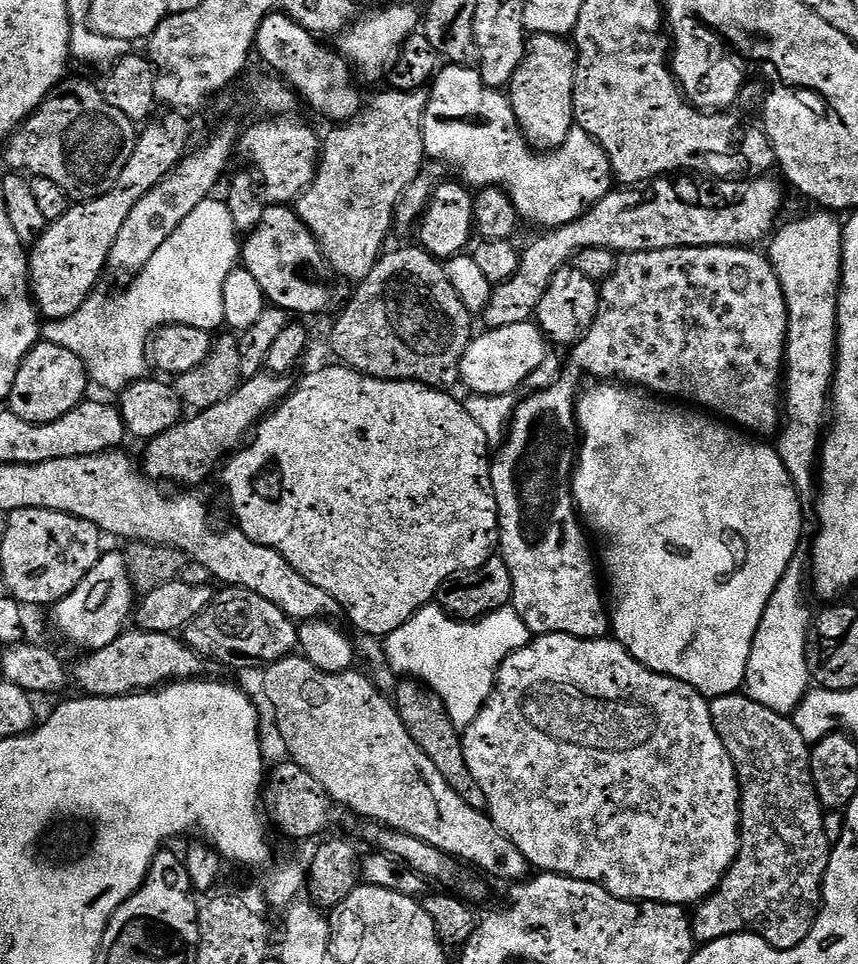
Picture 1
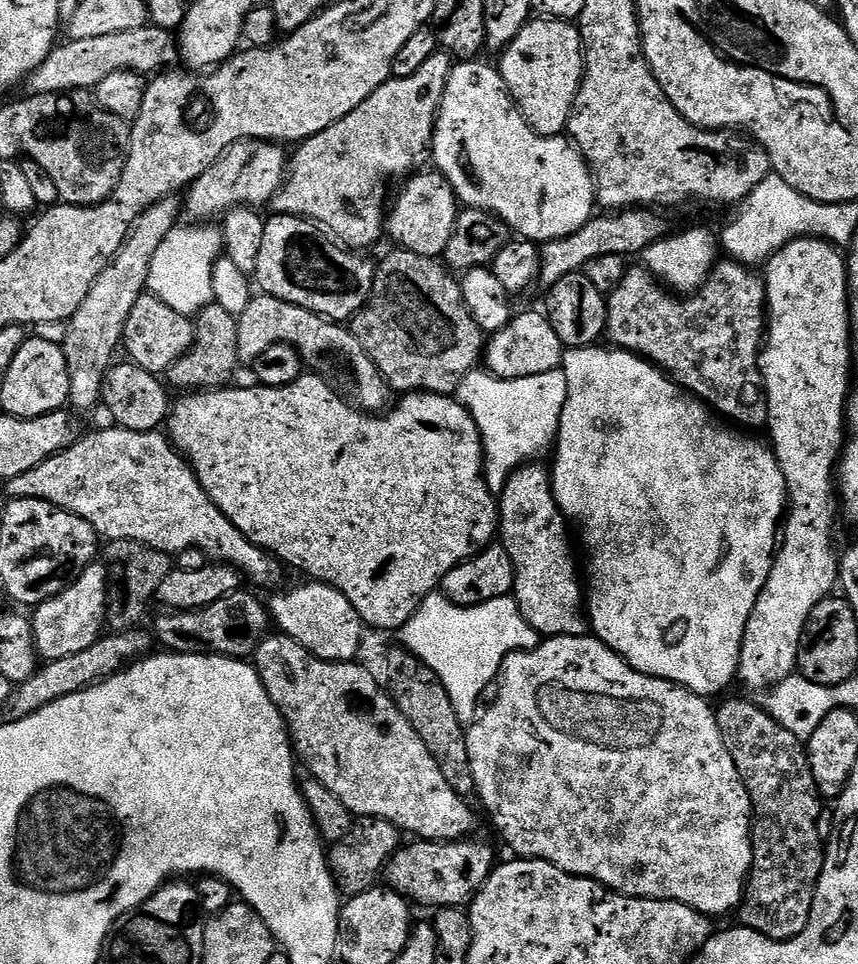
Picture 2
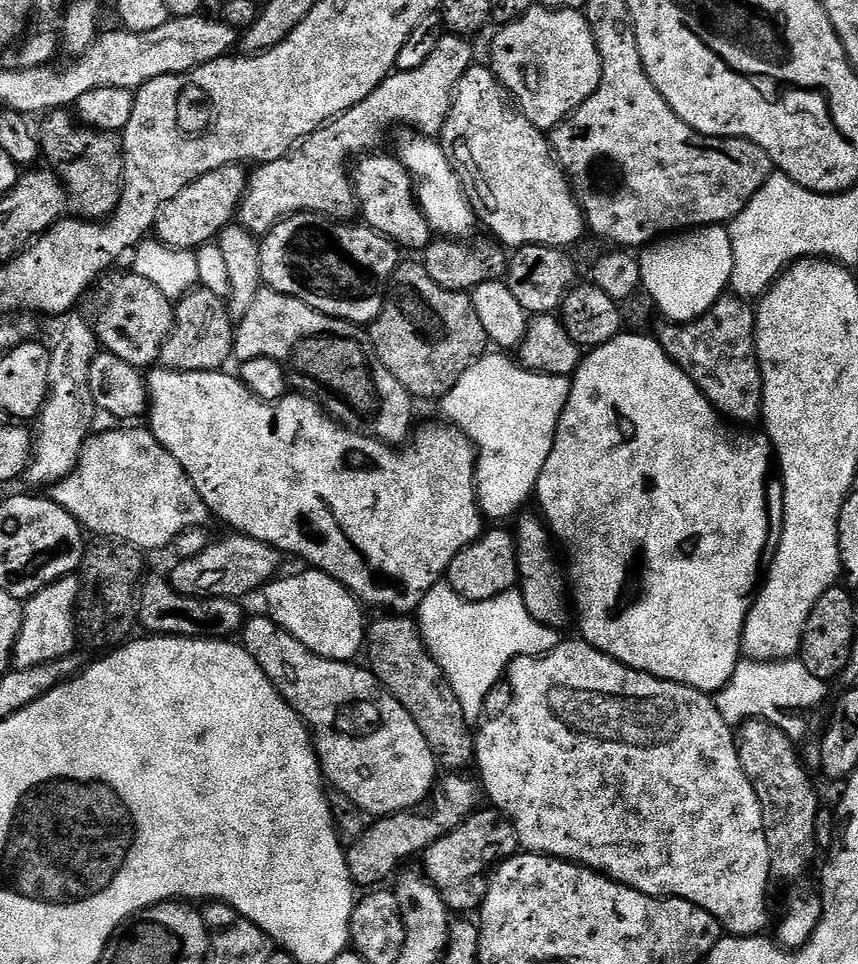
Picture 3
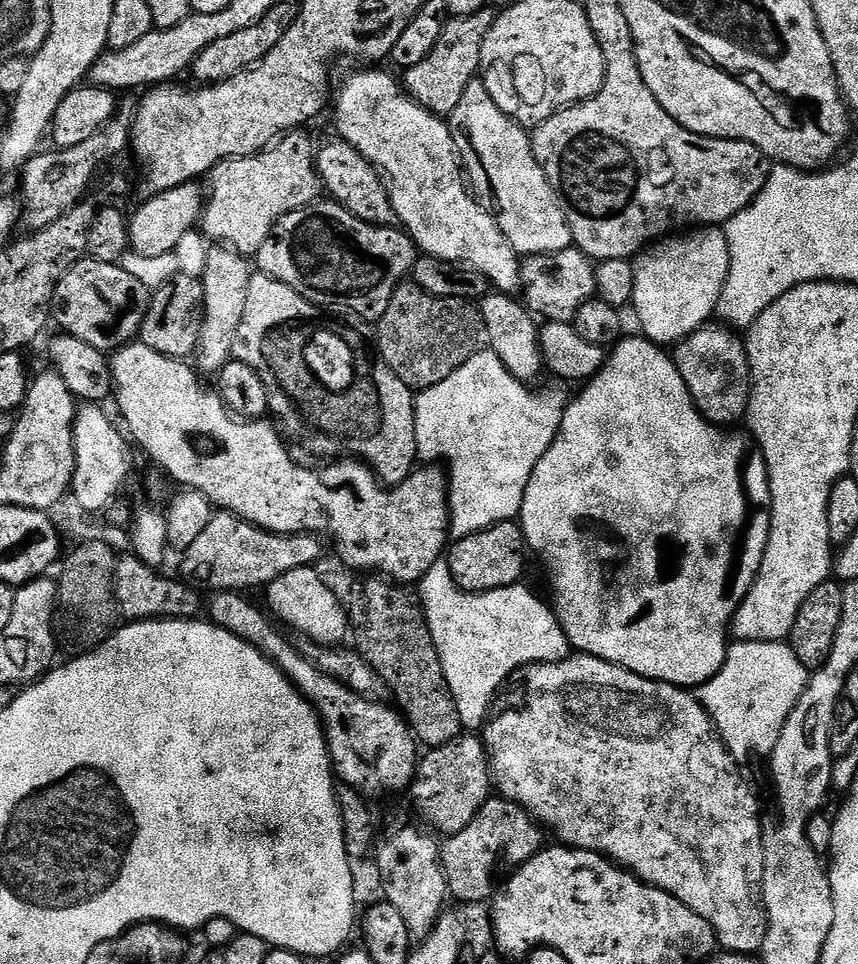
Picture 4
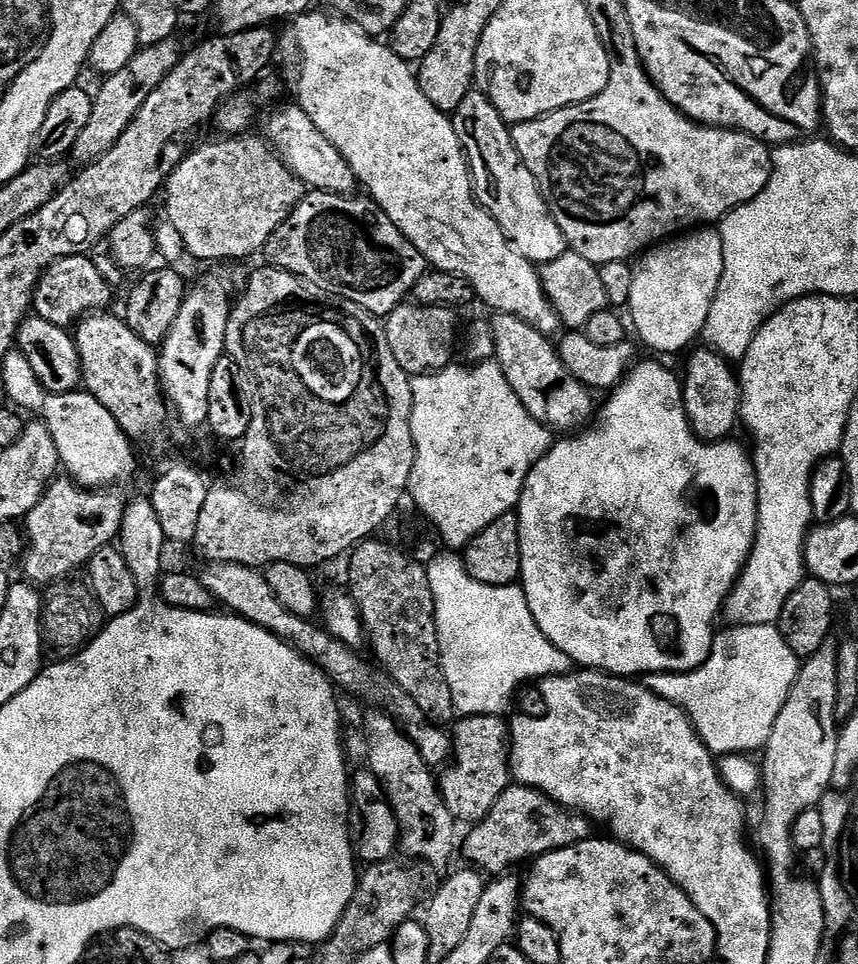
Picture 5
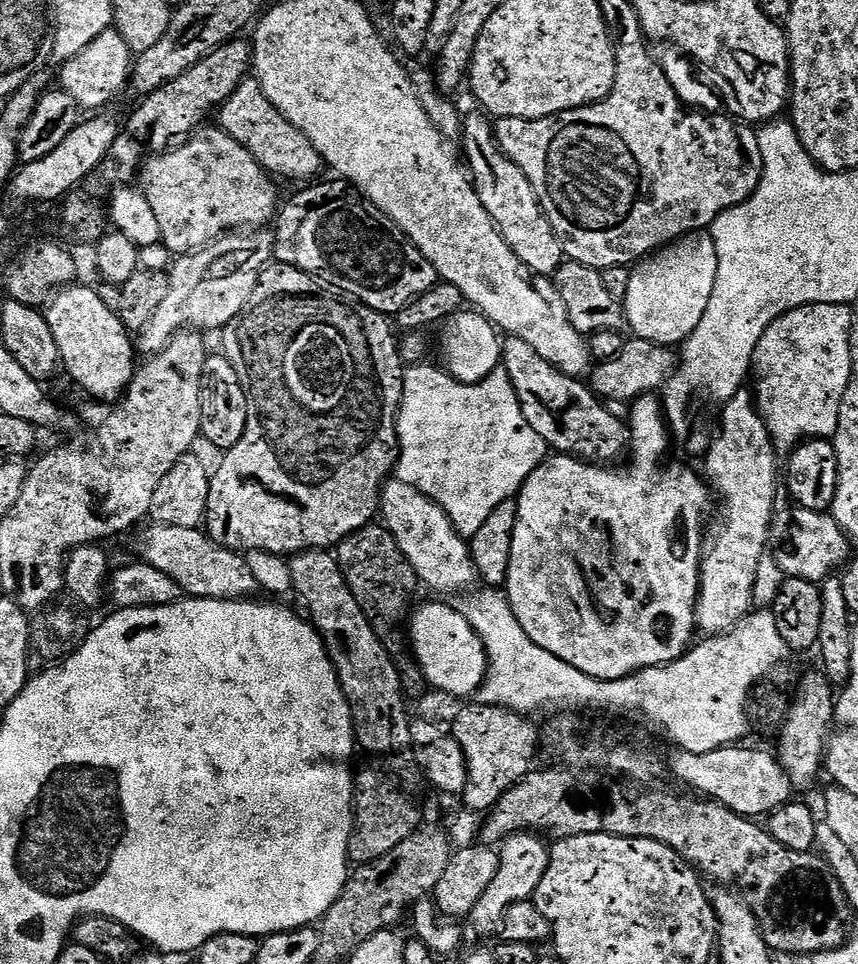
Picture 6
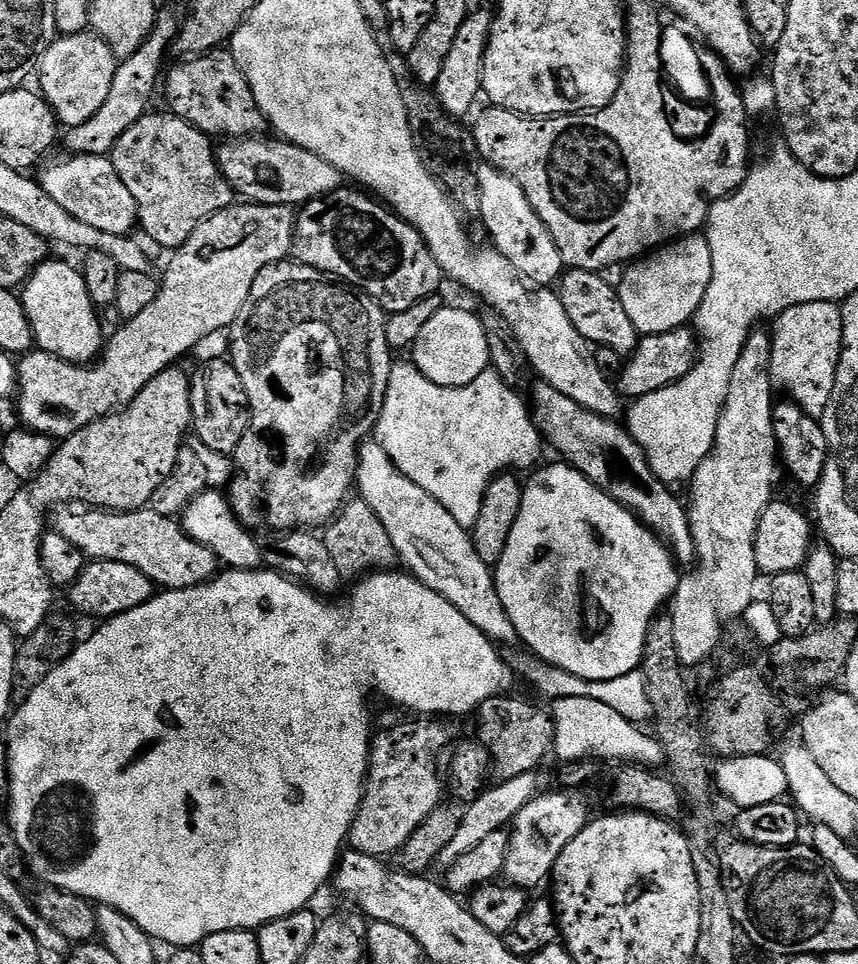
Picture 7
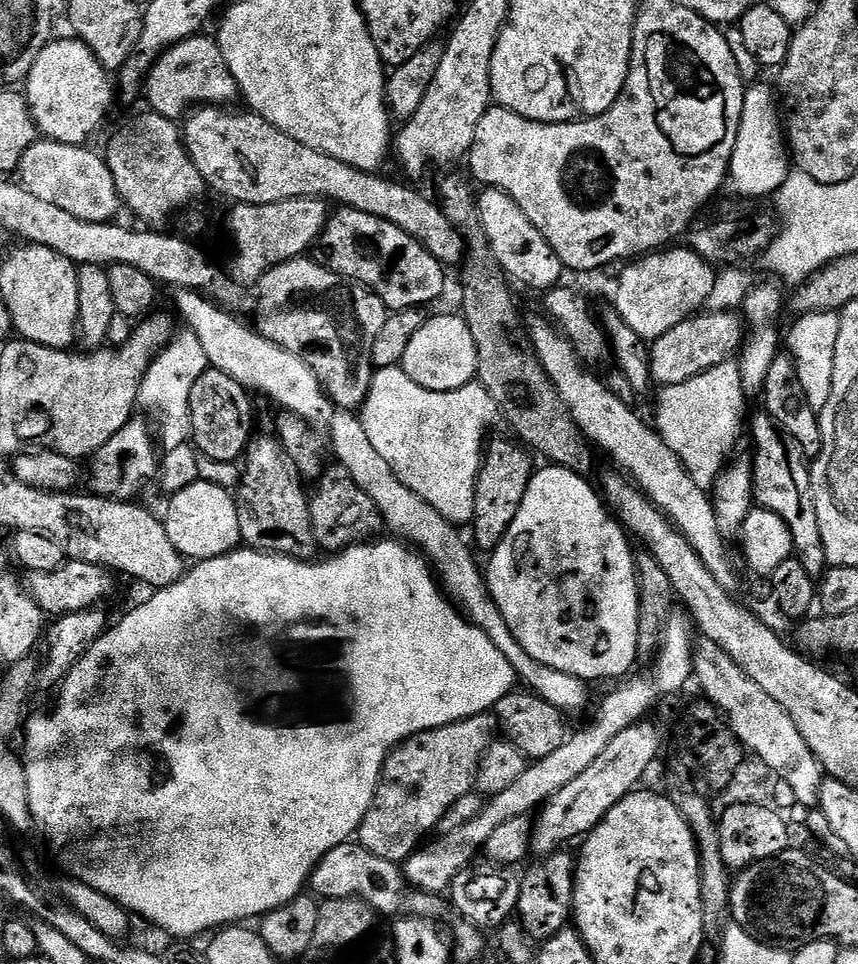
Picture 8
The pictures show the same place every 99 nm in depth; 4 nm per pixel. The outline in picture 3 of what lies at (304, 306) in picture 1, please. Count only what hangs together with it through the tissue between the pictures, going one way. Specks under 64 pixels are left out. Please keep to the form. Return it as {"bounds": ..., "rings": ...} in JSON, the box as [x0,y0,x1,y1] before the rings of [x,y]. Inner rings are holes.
{"bounds":[260,212,402,326],"rings":[[[298,212],[273,224],[267,236],[260,240],[261,281],[278,294],[298,298],[314,310],[336,316],[352,324],[370,326],[384,305],[384,294],[394,270],[402,263],[401,249],[363,222],[341,222],[320,216],[317,212]]]}

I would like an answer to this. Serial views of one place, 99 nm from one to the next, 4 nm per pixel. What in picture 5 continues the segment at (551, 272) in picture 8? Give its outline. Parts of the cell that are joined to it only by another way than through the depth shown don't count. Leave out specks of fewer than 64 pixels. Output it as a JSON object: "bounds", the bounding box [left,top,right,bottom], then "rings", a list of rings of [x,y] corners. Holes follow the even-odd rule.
{"bounds":[450,92,569,266],"rings":[[[468,92],[466,98],[462,98],[462,106],[451,113],[450,119],[458,134],[458,142],[464,148],[464,157],[468,160],[477,200],[495,218],[518,254],[539,266],[554,262],[554,258],[569,251],[558,222],[554,222],[548,203],[540,195],[534,174],[530,174],[530,170],[526,170],[526,166],[520,162],[509,125],[500,117],[492,102],[484,97],[483,92]]]}

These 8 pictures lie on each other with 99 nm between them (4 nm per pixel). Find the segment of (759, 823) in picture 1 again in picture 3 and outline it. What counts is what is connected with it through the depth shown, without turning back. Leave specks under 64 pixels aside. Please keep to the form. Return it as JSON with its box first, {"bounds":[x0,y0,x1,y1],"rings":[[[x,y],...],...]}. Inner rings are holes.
{"bounds":[734,720,822,880],"rings":[[[746,720],[735,729],[734,735],[742,770],[746,770],[746,778],[750,778],[750,786],[754,786],[754,794],[758,794],[764,811],[772,876],[796,880],[811,866],[818,851],[816,813],[821,811],[822,804],[816,801],[812,780],[800,769],[793,738],[781,728],[775,728],[765,720]]]}

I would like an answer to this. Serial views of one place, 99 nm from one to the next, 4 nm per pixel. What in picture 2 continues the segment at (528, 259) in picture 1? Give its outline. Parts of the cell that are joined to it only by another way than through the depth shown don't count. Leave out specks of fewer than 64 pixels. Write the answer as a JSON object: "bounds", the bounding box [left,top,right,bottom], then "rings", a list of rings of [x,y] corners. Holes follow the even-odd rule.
{"bounds":[540,207,666,290],"rings":[[[643,207],[631,210],[616,210],[611,214],[600,214],[586,222],[582,230],[574,230],[566,238],[549,240],[540,248],[540,278],[541,289],[547,290],[554,286],[566,274],[583,272],[585,266],[592,259],[602,258],[603,255],[620,255],[632,258],[632,255],[644,253],[655,240],[662,240],[666,235],[664,220],[655,216],[655,211],[645,210]]]}

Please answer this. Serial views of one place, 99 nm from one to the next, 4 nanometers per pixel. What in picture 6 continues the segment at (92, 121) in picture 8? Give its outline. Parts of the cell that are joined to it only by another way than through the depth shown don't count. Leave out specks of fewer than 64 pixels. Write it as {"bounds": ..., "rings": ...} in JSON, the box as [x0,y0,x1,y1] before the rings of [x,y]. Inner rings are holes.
{"bounds":[59,26,134,110],"rings":[[[113,26],[98,34],[98,38],[94,38],[94,42],[90,42],[90,46],[86,46],[73,60],[65,60],[59,65],[59,87],[66,94],[70,94],[70,98],[74,98],[74,102],[79,104],[81,109],[104,110],[107,109],[104,107],[129,85],[133,63],[134,54],[130,46],[126,46],[126,38],[122,38],[122,34],[118,34],[118,30]]]}

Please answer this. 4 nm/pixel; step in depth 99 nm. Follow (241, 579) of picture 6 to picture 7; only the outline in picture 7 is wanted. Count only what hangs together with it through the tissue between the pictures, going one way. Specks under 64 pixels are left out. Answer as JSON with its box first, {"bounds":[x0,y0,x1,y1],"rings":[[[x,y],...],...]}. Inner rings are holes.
{"bounds":[54,502,217,589],"rings":[[[73,502],[59,505],[55,515],[54,531],[62,534],[66,542],[74,542],[89,561],[109,560],[138,566],[138,570],[161,589],[193,588],[217,575],[216,552],[186,535],[179,519],[163,516],[151,507],[135,508],[132,512],[110,512]]]}

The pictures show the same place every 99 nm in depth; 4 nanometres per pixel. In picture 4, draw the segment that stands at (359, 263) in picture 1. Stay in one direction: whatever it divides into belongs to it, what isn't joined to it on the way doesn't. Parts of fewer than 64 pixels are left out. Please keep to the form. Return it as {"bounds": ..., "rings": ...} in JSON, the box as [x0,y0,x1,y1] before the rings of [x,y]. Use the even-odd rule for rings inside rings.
{"bounds":[199,10,494,258],"rings":[[[485,10],[478,14],[449,19],[448,24],[438,38],[438,46],[434,46],[434,50],[430,50],[430,54],[426,54],[426,58],[423,62],[418,62],[418,66],[407,69],[403,73],[402,87],[404,91],[412,99],[419,102],[426,111],[433,112],[435,116],[447,118],[452,115],[454,106],[458,106],[458,102],[462,102],[462,94],[466,94],[466,86],[471,80],[477,79],[480,72],[482,42],[486,42],[486,34],[490,30],[494,19],[493,13],[490,13],[491,11]],[[293,130],[265,151],[257,152],[254,156],[235,156],[229,160],[220,160],[212,167],[206,177],[208,188],[206,184],[204,211],[199,222],[199,227],[209,241],[232,248],[245,258],[255,257],[266,238],[270,238],[273,226],[283,216],[321,199],[322,185],[316,169],[317,145],[312,144],[311,138],[302,133],[303,131]]]}

